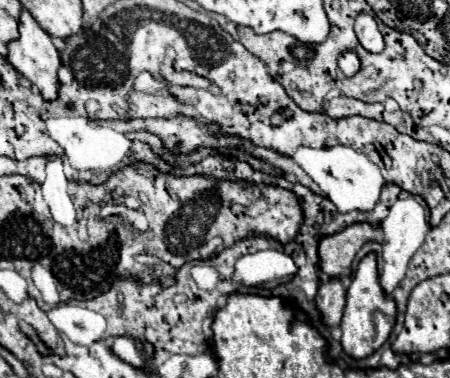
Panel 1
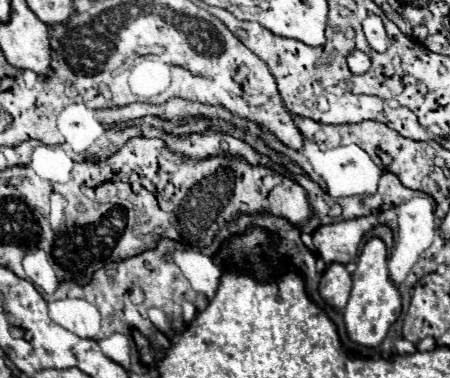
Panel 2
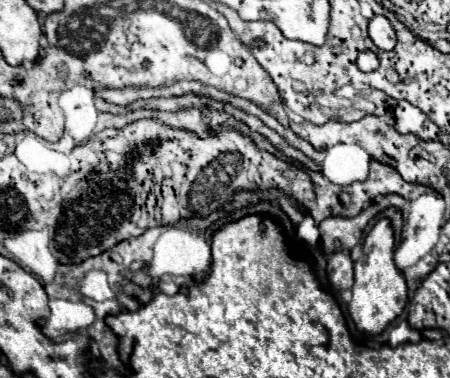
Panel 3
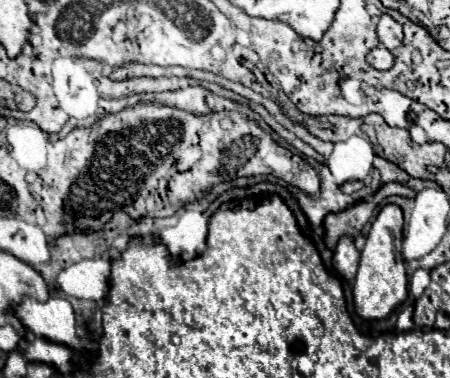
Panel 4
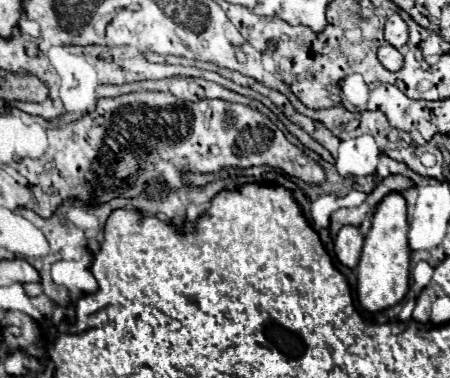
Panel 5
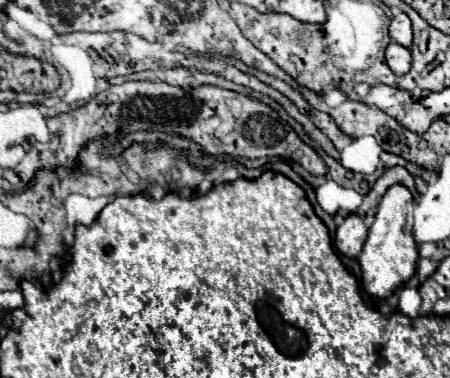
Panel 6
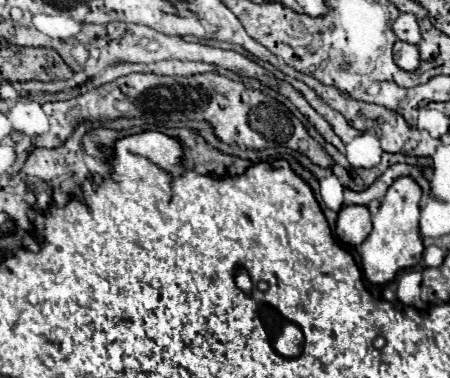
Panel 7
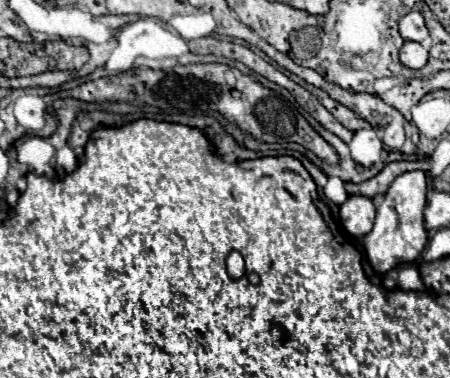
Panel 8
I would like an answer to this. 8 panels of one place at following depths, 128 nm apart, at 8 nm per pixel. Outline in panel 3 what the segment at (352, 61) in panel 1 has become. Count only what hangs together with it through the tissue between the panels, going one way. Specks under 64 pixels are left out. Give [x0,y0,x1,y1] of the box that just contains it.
[356,52,378,72]

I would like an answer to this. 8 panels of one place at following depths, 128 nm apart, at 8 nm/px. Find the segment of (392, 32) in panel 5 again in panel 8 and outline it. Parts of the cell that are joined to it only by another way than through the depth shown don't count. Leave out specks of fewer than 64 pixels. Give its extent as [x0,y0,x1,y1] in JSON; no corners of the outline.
[398,12,428,42]

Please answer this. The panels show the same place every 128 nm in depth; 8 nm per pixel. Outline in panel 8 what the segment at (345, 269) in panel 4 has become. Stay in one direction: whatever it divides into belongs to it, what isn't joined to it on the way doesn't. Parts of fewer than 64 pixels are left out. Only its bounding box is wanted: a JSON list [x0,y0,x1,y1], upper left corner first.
[340,196,374,238]

